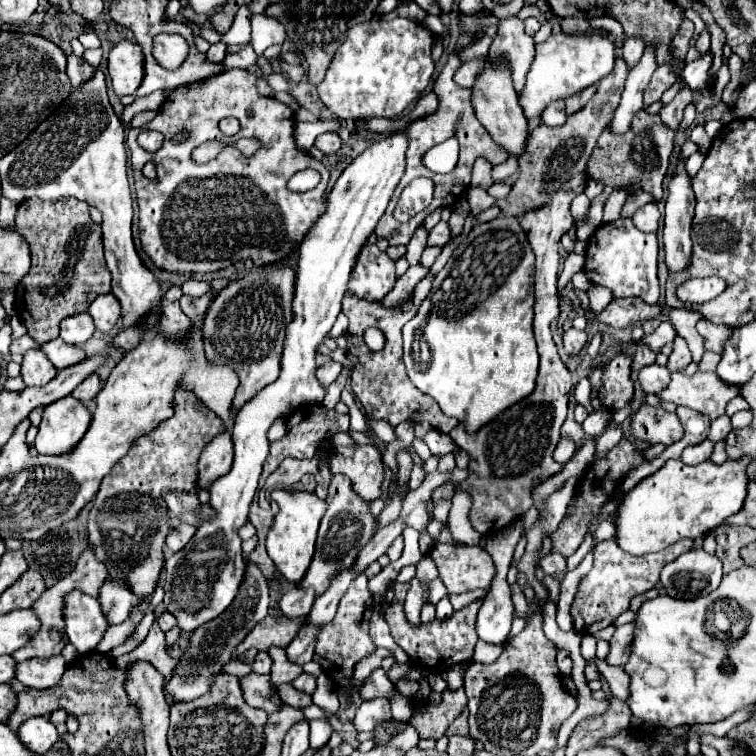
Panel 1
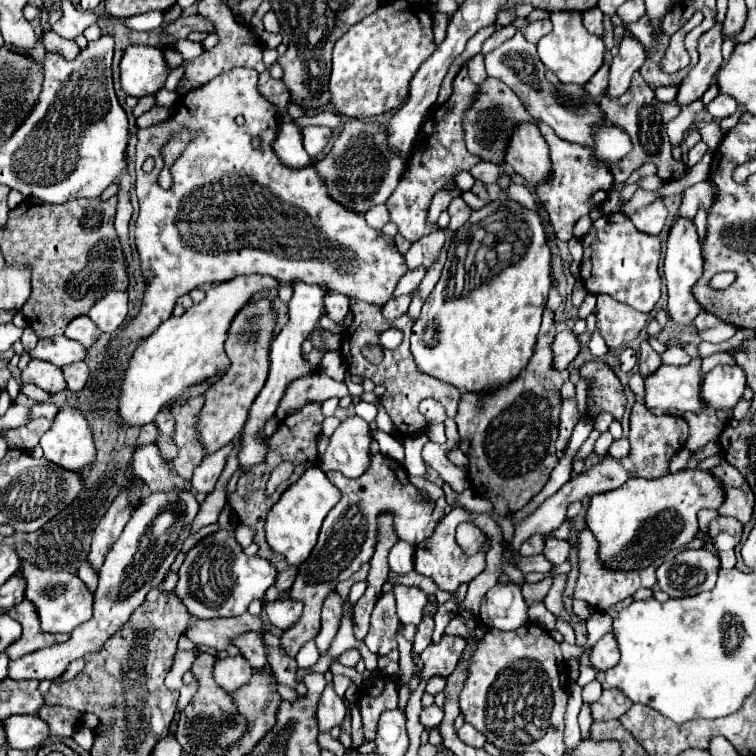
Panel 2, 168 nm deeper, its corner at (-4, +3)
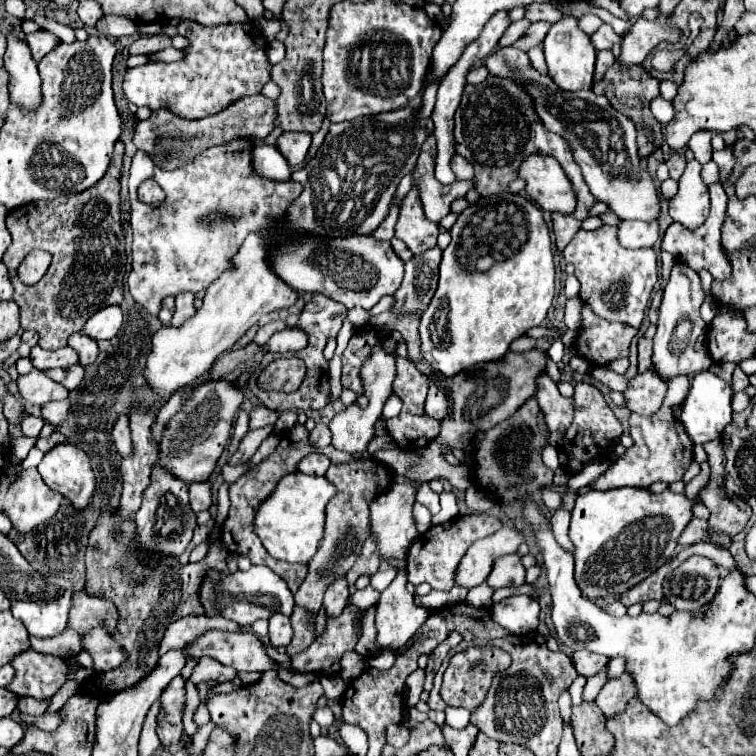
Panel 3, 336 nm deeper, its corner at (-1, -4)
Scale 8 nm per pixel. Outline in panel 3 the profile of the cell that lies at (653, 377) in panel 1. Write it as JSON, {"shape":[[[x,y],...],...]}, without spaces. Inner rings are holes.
{"shape":[[[640,337],[638,339],[638,373],[650,369],[650,355],[652,355],[652,339]]]}

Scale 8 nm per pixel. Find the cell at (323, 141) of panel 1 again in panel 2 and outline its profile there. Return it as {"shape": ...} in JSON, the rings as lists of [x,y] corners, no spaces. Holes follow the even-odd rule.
{"shape":[[[305,126],[303,128],[303,146],[309,156],[317,156],[327,146],[333,130],[327,126]]]}

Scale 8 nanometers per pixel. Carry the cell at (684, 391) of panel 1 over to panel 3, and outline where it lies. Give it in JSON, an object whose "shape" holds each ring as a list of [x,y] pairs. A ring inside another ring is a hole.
{"shape":[[[654,371],[638,373],[630,379],[628,389],[624,391],[624,407],[638,415],[654,415],[662,407],[666,395],[666,383],[654,375]]]}

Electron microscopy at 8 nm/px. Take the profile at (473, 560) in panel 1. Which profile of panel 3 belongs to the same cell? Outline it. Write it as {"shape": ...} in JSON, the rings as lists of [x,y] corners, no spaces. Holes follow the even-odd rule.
{"shape":[[[488,513],[458,515],[448,523],[432,525],[426,533],[420,533],[408,549],[408,557],[406,557],[408,581],[412,585],[428,583],[432,589],[440,589],[440,591],[452,589],[454,587],[454,571],[456,571],[460,559],[464,557],[464,553],[468,551],[468,547],[474,541],[478,541],[482,537],[488,537],[490,533],[496,533],[500,527],[502,527],[502,523],[496,517],[488,515]]]}

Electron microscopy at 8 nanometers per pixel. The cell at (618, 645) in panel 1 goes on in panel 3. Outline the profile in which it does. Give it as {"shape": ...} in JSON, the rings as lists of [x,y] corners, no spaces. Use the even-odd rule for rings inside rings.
{"shape":[[[586,649],[574,651],[574,655],[572,655],[574,669],[578,671],[578,675],[584,675],[584,677],[596,675],[606,663],[608,663],[608,659],[604,655],[598,655],[598,653],[592,653]]]}

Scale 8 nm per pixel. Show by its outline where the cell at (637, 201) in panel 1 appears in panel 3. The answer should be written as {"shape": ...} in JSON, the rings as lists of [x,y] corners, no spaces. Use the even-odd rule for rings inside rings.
{"shape":[[[700,131],[698,135],[694,135],[694,139],[690,139],[688,143],[688,149],[694,151],[696,155],[696,161],[698,163],[708,163],[712,159],[712,147],[710,147],[710,133],[704,133]]]}

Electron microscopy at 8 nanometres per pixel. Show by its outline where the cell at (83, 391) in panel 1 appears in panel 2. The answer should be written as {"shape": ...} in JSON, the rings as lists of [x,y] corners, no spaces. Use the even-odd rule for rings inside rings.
{"shape":[[[77,362],[77,364],[69,364],[63,368],[63,374],[65,374],[65,382],[67,382],[67,388],[73,390],[73,392],[79,392],[87,386],[87,380],[89,380],[89,368],[85,362]]]}

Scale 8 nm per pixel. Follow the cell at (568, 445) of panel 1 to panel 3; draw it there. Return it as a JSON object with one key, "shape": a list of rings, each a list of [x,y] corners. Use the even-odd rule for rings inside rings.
{"shape":[[[546,371],[538,375],[536,385],[538,385],[536,399],[538,399],[542,413],[546,415],[546,425],[550,431],[548,443],[558,447],[558,443],[562,443],[562,435],[566,433],[566,427],[570,425],[570,419],[574,415],[574,411],[570,411],[570,399],[562,397],[558,393],[558,383],[552,381]]]}

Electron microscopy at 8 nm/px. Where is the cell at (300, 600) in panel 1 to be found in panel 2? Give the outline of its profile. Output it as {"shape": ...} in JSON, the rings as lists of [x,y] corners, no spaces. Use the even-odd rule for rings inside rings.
{"shape":[[[283,598],[283,600],[275,600],[275,602],[265,602],[265,612],[267,612],[267,618],[271,624],[285,630],[301,618],[303,604],[299,600]]]}

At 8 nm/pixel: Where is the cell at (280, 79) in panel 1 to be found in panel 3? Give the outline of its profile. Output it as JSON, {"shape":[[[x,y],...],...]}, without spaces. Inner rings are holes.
{"shape":[[[180,21],[178,33],[190,43],[184,49],[182,61],[146,63],[126,71],[124,93],[130,103],[150,107],[152,111],[166,107],[182,119],[202,119],[228,109],[244,97],[258,95],[270,81],[272,65],[266,55],[266,39],[254,23],[202,27]]]}

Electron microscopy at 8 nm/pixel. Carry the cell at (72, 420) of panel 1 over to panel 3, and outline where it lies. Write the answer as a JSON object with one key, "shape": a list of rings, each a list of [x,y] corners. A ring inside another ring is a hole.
{"shape":[[[66,443],[48,451],[38,465],[38,473],[46,485],[66,497],[76,511],[86,509],[96,493],[96,475],[88,455]]]}

